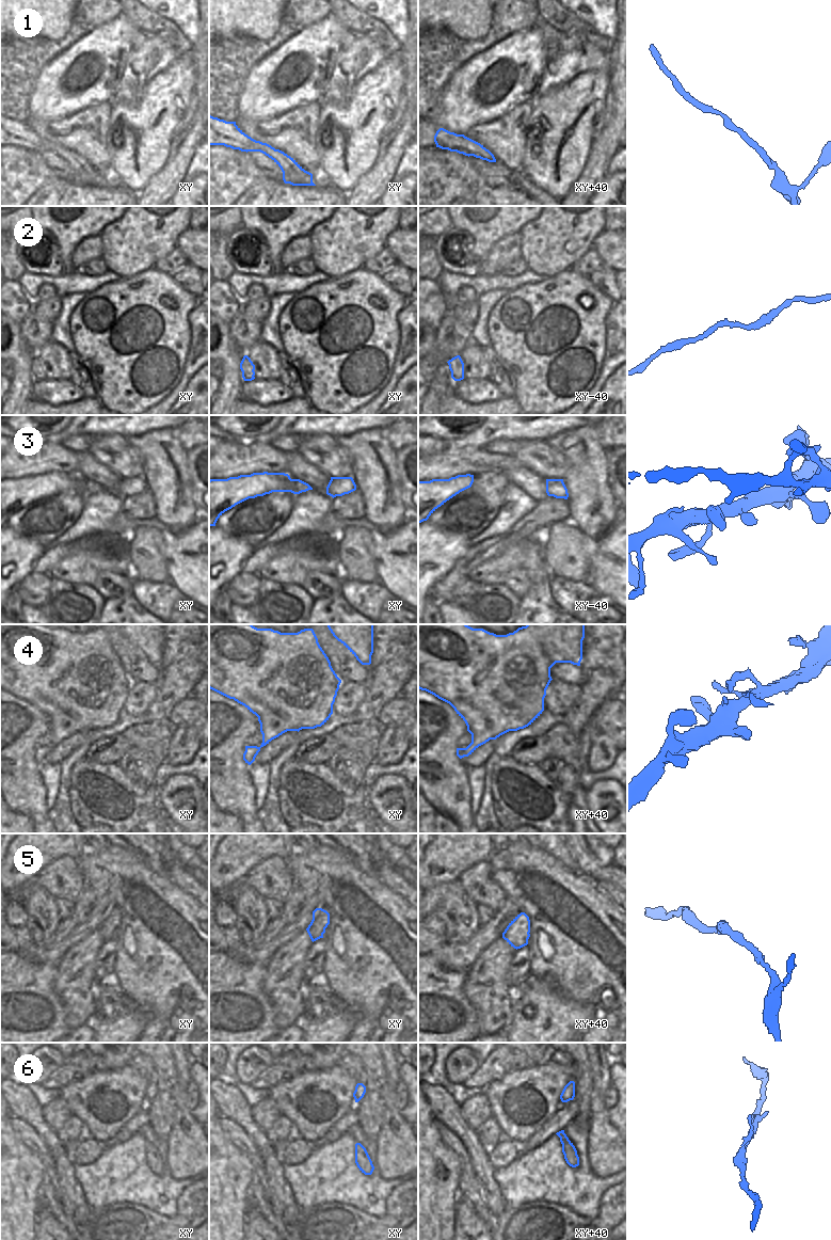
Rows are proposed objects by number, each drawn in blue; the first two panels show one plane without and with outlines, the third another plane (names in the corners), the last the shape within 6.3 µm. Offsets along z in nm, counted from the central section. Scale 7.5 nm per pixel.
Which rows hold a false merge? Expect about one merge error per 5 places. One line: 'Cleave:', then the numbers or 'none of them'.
Cleave: none of them

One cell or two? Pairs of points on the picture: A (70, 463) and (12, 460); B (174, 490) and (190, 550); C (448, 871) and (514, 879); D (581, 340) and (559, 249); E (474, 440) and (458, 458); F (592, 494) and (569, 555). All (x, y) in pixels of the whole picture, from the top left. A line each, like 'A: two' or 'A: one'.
A: one
B: two
C: two
D: two
E: two
F: two

